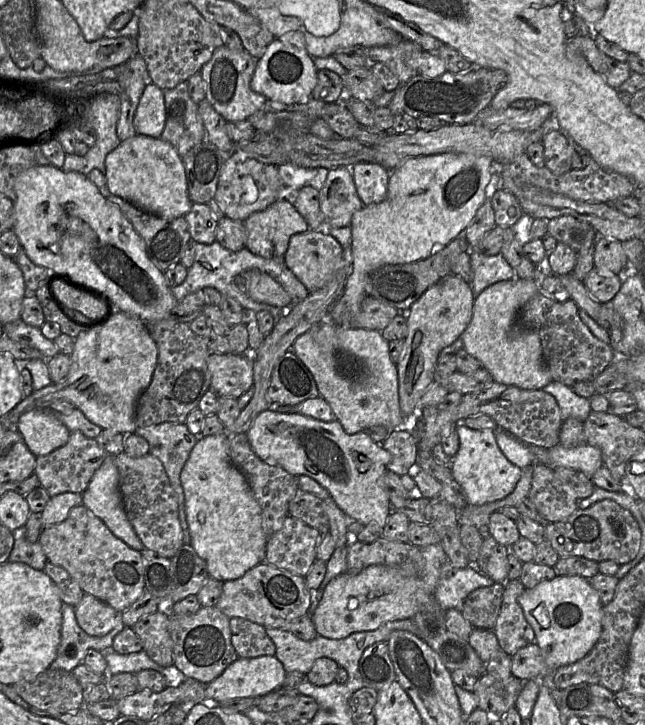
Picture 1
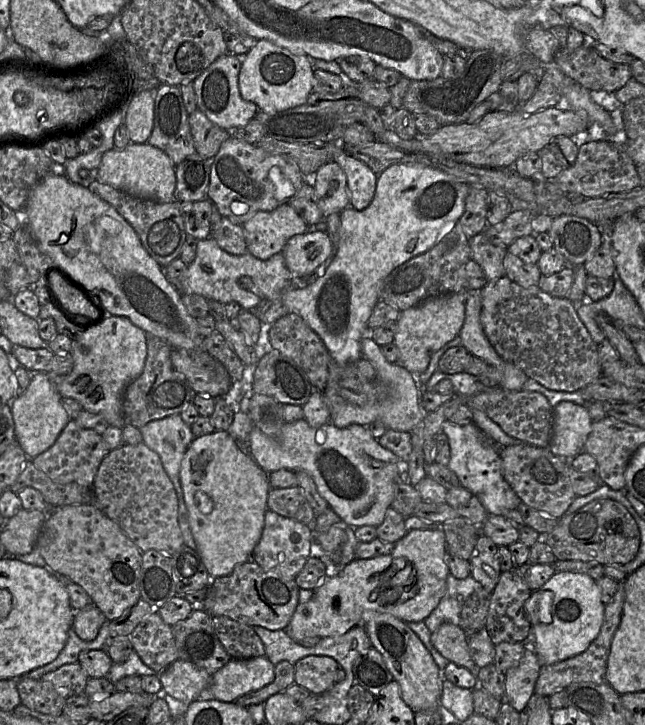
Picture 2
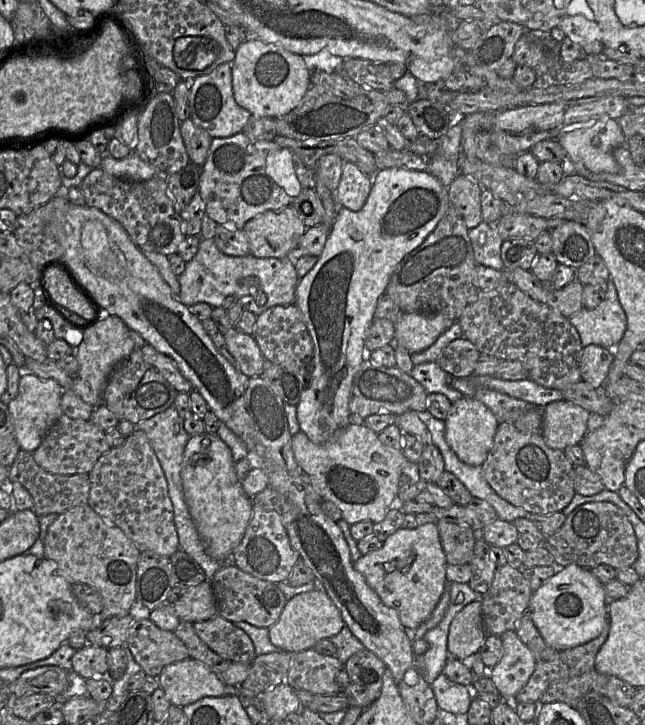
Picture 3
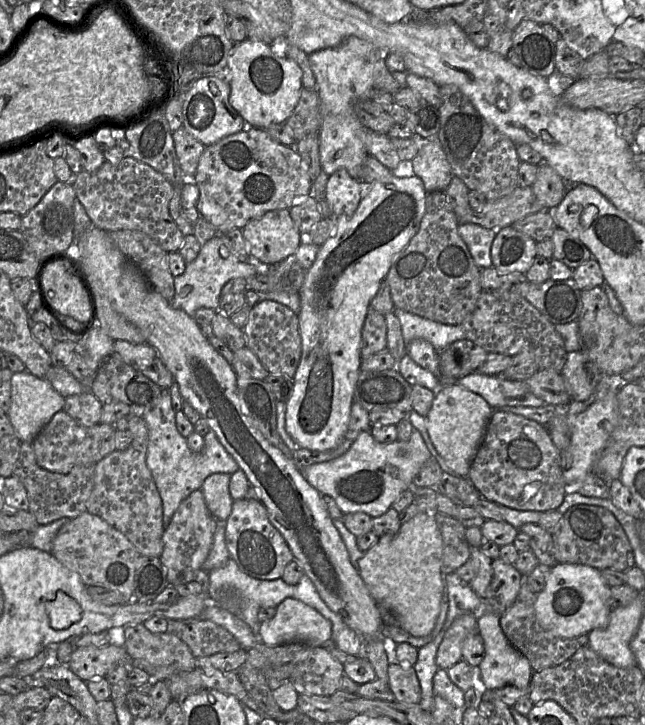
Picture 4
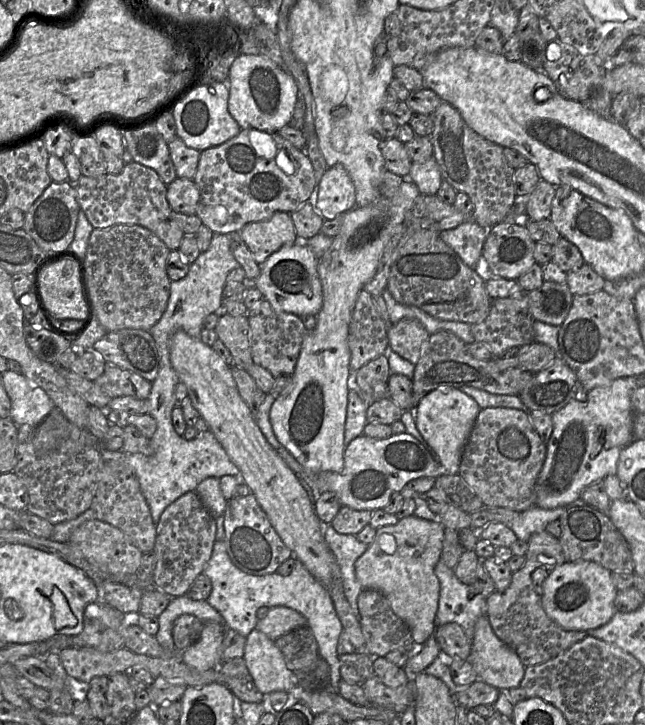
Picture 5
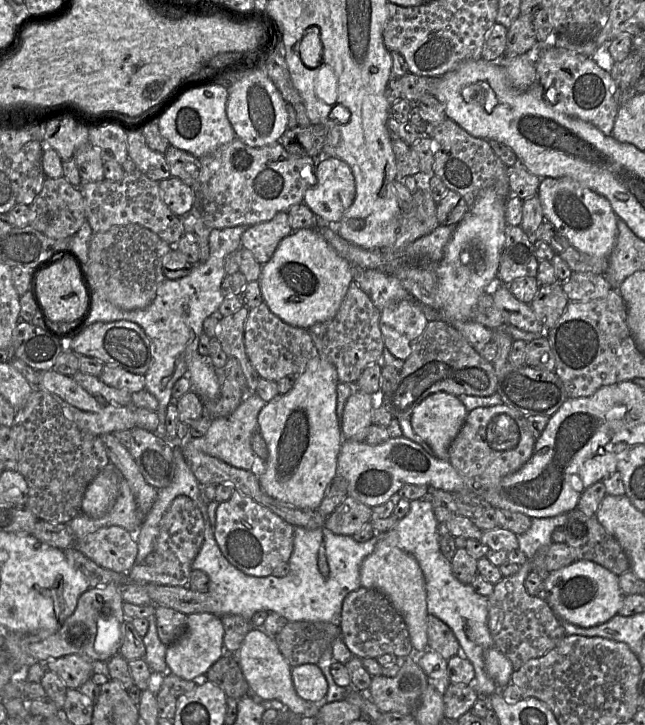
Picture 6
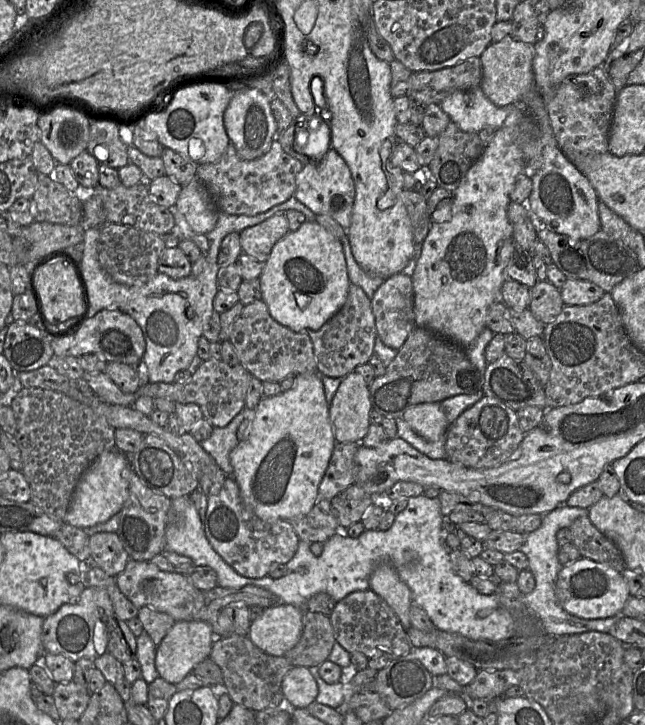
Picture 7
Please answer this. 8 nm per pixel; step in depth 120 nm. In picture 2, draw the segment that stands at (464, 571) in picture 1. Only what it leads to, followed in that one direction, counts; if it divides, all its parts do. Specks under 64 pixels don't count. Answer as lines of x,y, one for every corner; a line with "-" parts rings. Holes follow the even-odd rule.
449,574
446,580
444,597
433,612
424,620
431,634
445,622
460,626
461,612
465,601
479,589
483,589
483,587
473,576
470,575
465,579
457,579

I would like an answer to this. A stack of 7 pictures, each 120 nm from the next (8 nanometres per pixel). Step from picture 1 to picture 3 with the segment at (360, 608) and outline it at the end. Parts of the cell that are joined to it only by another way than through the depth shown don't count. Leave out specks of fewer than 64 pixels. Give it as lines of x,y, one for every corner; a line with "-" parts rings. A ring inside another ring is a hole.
428,523
414,529
401,527
376,551
362,555
354,568
378,594
382,603
395,609
405,630
414,630
434,611
446,582
446,559
438,526
-
322,587
297,594
288,599
279,620
269,627
271,643
281,651
292,654
313,648
321,639
329,639
345,626
339,609
331,601

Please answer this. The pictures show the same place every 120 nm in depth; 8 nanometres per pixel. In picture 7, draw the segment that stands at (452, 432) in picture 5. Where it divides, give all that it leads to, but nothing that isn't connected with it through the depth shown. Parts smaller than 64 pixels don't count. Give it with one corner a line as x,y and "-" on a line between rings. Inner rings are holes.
440,402
417,404
405,411
402,419
411,429
427,441
435,442
445,437
449,428

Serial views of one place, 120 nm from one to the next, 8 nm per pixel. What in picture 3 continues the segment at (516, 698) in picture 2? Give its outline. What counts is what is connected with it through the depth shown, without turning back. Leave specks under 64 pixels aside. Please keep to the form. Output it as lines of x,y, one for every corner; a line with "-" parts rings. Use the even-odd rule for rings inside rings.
507,631
501,636
503,656
488,674
495,687
508,699
527,684
536,666
532,652
521,641
515,631

